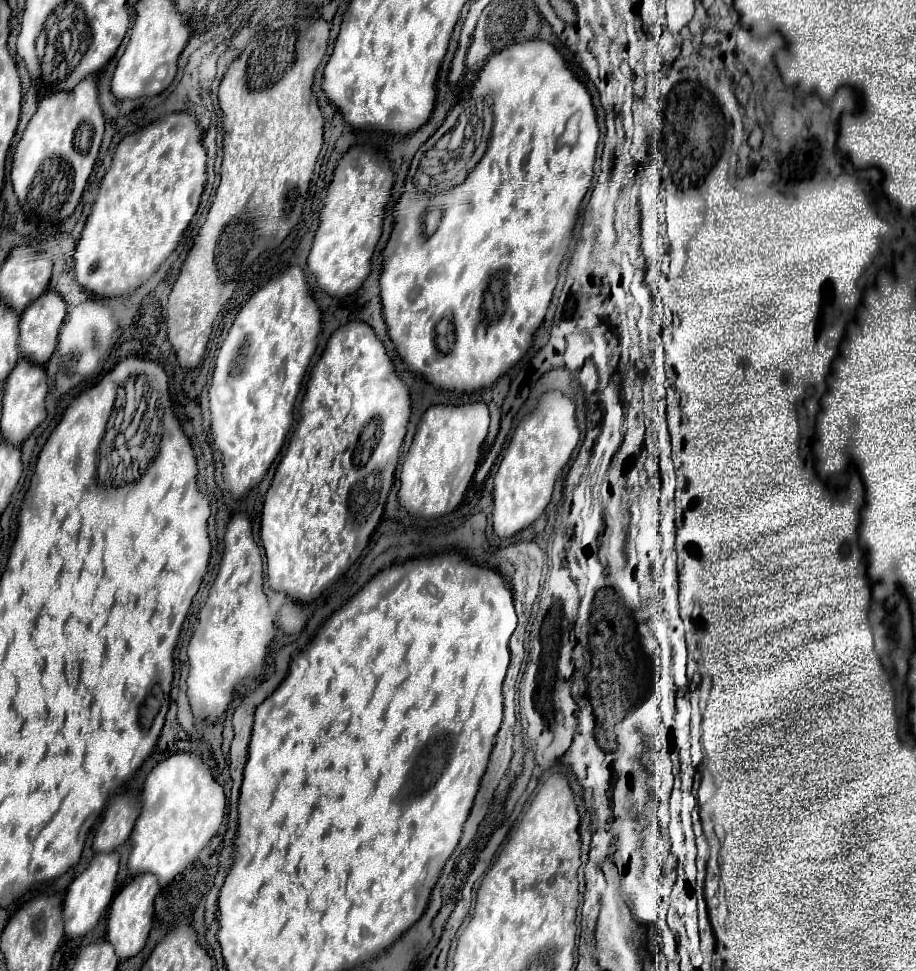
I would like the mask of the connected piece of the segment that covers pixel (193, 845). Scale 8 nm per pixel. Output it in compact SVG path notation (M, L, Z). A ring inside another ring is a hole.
M173 754L167 760L159 762L145 780L141 792L141 814L135 822L131 842L133 852L129 856L129 872L143 874L151 872L159 878L159 884L169 884L179 872L191 864L197 854L209 844L209 840L217 834L225 816L225 794L223 788L213 780L209 764L199 754Z

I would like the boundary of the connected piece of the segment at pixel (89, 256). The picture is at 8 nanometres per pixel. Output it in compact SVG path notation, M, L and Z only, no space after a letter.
M187 112L167 114L147 128L125 136L113 154L111 168L103 176L97 200L73 254L77 282L99 296L123 296L147 282L177 248L185 228L195 216L207 182L205 166L207 152L203 148L203 134L197 128L195 116Z

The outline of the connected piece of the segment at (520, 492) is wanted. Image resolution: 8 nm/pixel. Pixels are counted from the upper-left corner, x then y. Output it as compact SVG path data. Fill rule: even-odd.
M559 390L545 392L539 398L537 408L515 428L495 474L493 530L497 536L513 536L531 526L543 514L551 500L553 484L569 462L577 442L579 428L575 422L575 400Z

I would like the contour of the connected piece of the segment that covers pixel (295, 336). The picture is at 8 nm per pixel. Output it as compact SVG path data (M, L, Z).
M291 266L279 276L271 278L247 300L247 304L239 310L223 346L219 348L209 388L211 432L215 438L215 446L223 454L225 484L235 498L255 488L281 452L281 446L293 424L295 398L299 394L311 356L315 354L319 332L321 310L309 292L303 270L299 266Z

